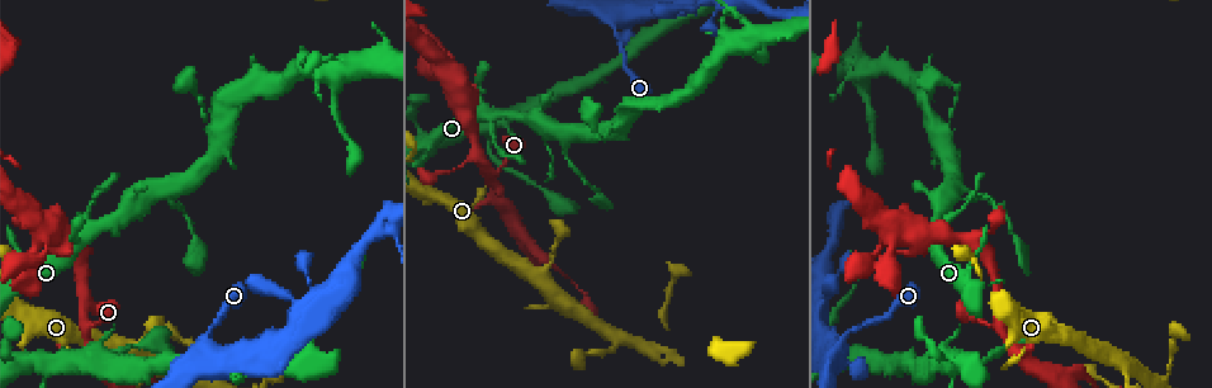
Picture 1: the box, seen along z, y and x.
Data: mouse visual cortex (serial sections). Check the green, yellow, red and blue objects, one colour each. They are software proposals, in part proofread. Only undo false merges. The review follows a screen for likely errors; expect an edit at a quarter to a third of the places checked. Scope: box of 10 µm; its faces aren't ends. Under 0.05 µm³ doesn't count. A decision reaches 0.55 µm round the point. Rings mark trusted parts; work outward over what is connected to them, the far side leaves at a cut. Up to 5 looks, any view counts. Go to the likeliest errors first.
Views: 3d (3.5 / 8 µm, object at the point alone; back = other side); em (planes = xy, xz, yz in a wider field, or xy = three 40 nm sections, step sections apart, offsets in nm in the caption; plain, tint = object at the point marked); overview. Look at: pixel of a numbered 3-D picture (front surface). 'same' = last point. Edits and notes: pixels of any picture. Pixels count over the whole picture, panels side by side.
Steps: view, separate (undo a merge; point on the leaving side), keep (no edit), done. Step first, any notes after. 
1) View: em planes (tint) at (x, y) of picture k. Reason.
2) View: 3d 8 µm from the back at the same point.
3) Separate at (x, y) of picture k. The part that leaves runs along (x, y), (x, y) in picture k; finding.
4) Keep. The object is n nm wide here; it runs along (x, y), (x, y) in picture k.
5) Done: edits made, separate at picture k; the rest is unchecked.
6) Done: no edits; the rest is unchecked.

View: 3d 3.5 µm at (994, 231) of picture 1. Calibre changes.

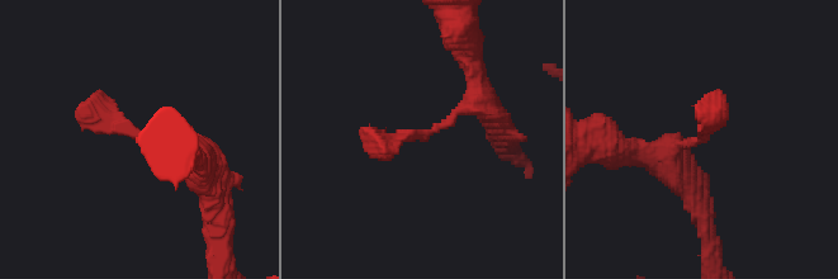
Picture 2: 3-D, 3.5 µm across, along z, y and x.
View: em xy step 2 (tint) at (701, 138) of picture 2. Now the EM.

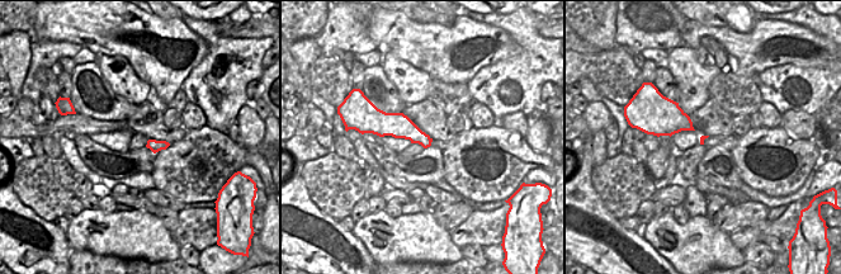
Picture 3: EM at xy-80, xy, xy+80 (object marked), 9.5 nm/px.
Keep. The object is 220 nm wide here; it runs along (200, 166), (79, 104) in picture 2; continuous, no second cell.

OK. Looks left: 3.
View: 3d 3.5 µm from the back at (157, 189) of picture 1. A fork.

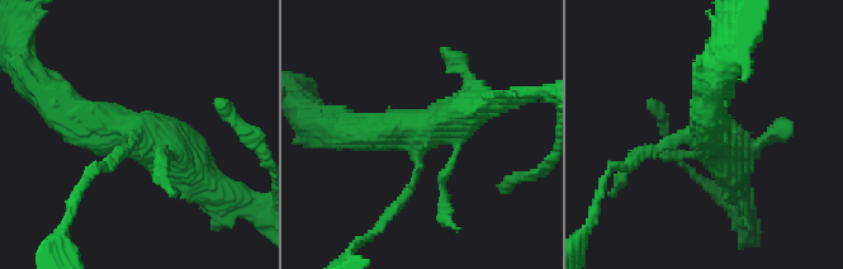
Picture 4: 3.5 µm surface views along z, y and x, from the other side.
View: em xy step 3 (tint) at (132, 139) of picture 4. Now the EM.

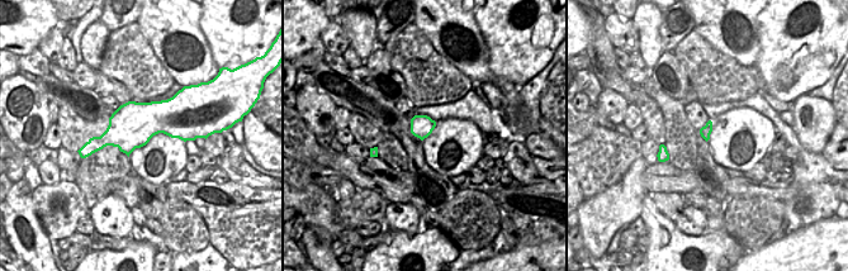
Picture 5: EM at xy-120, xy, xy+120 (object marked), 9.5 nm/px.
Keep. All the same cell.

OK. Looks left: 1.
Done: no edits; the rest is unchecked.

